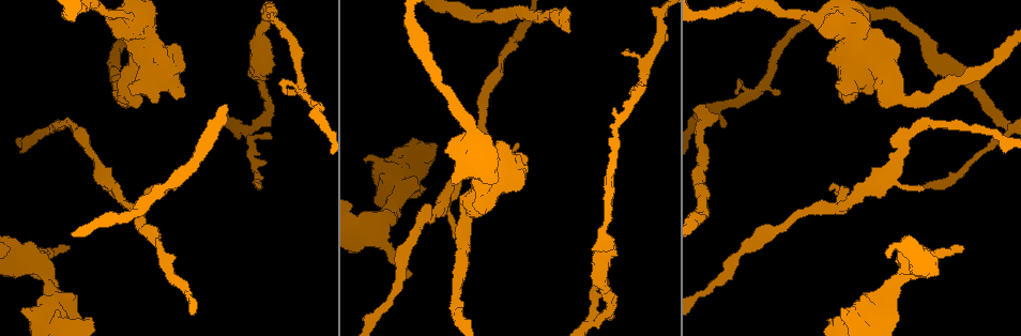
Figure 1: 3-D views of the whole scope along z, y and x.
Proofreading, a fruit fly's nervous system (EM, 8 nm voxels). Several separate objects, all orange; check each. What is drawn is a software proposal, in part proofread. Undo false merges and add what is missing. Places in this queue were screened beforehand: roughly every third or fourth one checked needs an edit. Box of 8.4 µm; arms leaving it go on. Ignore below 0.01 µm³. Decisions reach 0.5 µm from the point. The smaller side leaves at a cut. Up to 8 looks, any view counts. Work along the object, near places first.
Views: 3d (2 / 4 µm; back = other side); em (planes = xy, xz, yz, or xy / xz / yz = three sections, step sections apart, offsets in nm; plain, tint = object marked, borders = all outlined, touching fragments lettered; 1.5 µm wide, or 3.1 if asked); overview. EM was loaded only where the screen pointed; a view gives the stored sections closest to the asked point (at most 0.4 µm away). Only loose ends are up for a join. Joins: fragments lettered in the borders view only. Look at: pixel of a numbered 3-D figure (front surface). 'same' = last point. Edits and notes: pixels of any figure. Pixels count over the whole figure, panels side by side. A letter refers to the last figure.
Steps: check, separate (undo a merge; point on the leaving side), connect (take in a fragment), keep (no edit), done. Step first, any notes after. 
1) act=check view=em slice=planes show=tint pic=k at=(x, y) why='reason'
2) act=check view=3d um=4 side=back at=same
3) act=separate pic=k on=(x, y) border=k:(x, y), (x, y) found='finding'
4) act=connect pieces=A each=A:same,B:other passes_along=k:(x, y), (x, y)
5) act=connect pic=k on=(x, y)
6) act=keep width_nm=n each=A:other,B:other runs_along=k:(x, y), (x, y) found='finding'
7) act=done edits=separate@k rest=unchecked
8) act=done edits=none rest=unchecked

act=check view=3d um=2 pic=1 at=(290, 91) why='an open end'

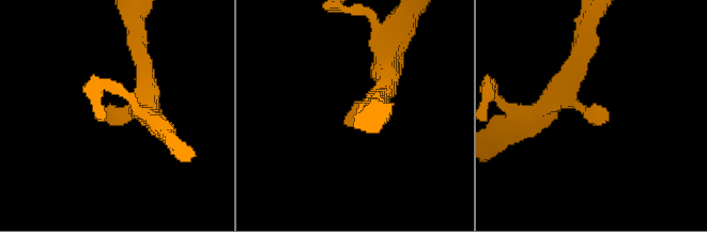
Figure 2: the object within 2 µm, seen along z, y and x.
act=check view=em slice=yz step=8 show=borders pic=2 at=(107, 108) why='now the EM'

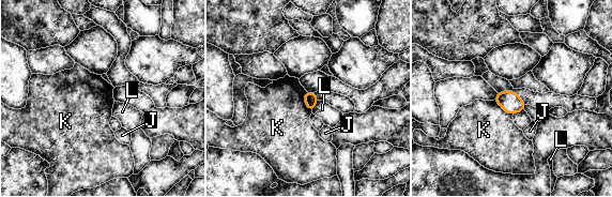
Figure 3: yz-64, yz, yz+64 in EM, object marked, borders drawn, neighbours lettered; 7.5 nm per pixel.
act=check view=em slice=planes show=borders at=same

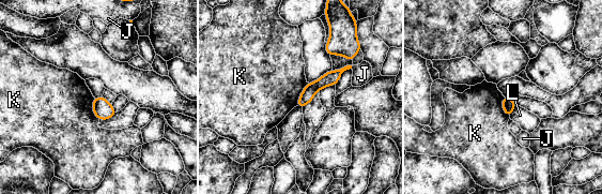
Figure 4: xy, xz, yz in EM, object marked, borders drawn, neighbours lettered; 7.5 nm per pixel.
act=keep longest_contact=K:200nm each=J:other,K:other,L:other border=4:(308, 83), (300, 93), (296, 105) found='none of them fits'

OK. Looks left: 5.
act=check view=3d um=4 pic=1 at=(567, 15) why='an open end'

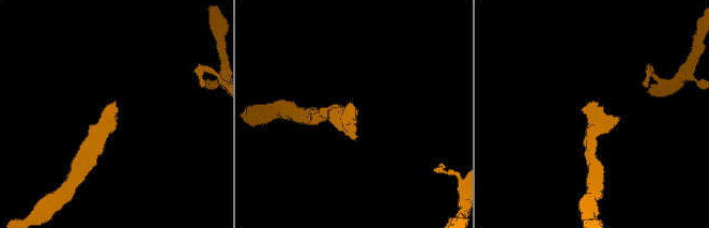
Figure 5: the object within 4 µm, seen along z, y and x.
act=check view=em slice=yz step=8 show=borders pic=5 at=(356, 114) why='shape alone is not enough'

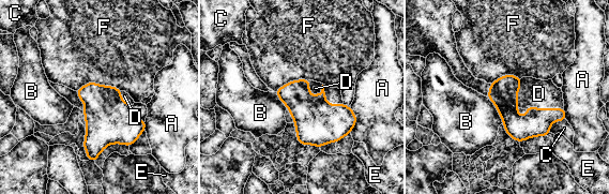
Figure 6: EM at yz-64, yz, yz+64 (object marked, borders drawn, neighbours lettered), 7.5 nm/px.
act=connect pic=6 on=(315, 88) each=A:other,B:other,C:other,D:same,E:other,F:other passes_along=6:(315, 119), (323, 87), (315, 88) found='the neuron continues'

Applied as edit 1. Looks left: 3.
act=check view=overview why='redraw'

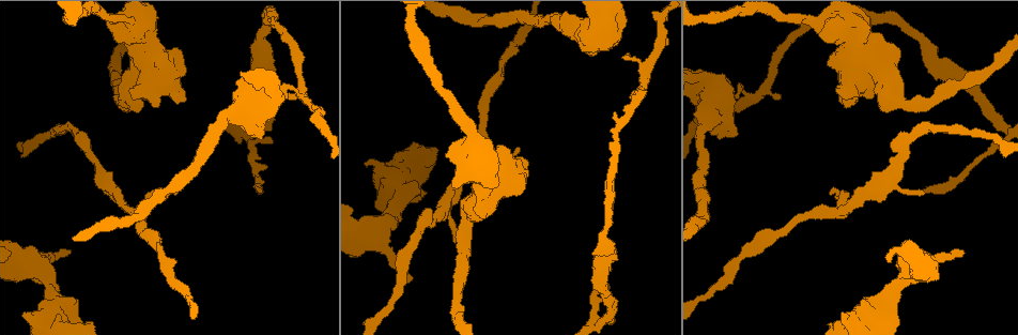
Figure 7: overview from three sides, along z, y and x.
act=check view=3d um=2 pic=7 at=(841, 212) why='three arms meet'

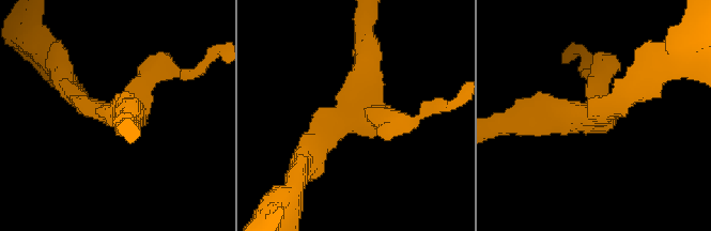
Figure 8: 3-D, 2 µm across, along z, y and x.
act=check view=em slice=planes show=borders pic=8 at=(111, 115) why='now the EM'

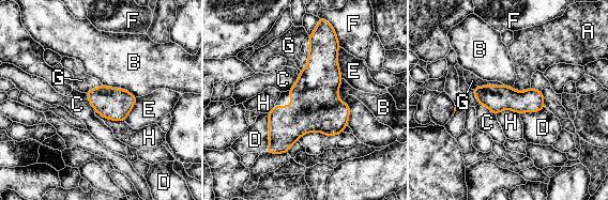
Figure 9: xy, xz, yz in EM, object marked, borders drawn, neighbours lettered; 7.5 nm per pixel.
act=keep each=A:other,B:other,C:other,D:other,E:other,F:other,G:other,H:other border=9:(95, 110), (106, 118), (124, 121) found='continuous, no second neuron'

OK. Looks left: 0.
act=done edits=connect@6 rest=unchecked

